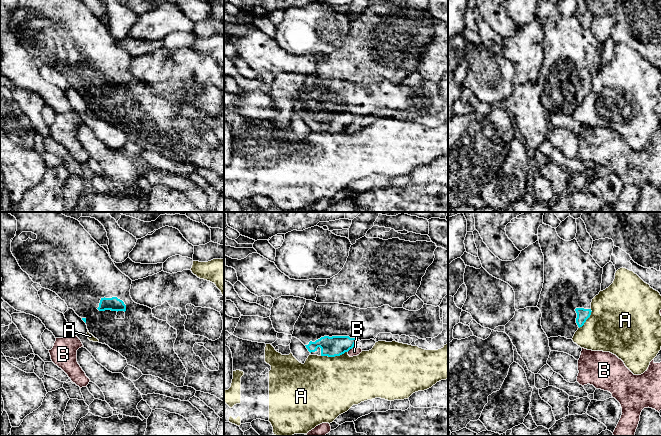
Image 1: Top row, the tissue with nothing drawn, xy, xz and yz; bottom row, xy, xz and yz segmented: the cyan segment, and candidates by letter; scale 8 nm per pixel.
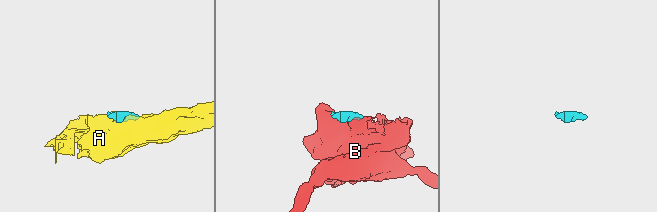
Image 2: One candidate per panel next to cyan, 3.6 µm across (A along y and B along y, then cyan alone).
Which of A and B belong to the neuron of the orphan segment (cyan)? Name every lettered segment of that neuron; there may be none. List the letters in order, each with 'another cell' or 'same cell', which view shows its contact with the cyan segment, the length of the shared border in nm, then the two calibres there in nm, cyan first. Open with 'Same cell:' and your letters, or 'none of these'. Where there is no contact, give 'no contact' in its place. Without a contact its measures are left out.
Same cell: none of these
A: another cell; contact in xz; length 220 nm; calibres 160 and 480 nm
B: another cell; contact in xz; length 70 nm; calibres 160 and 70 nm

